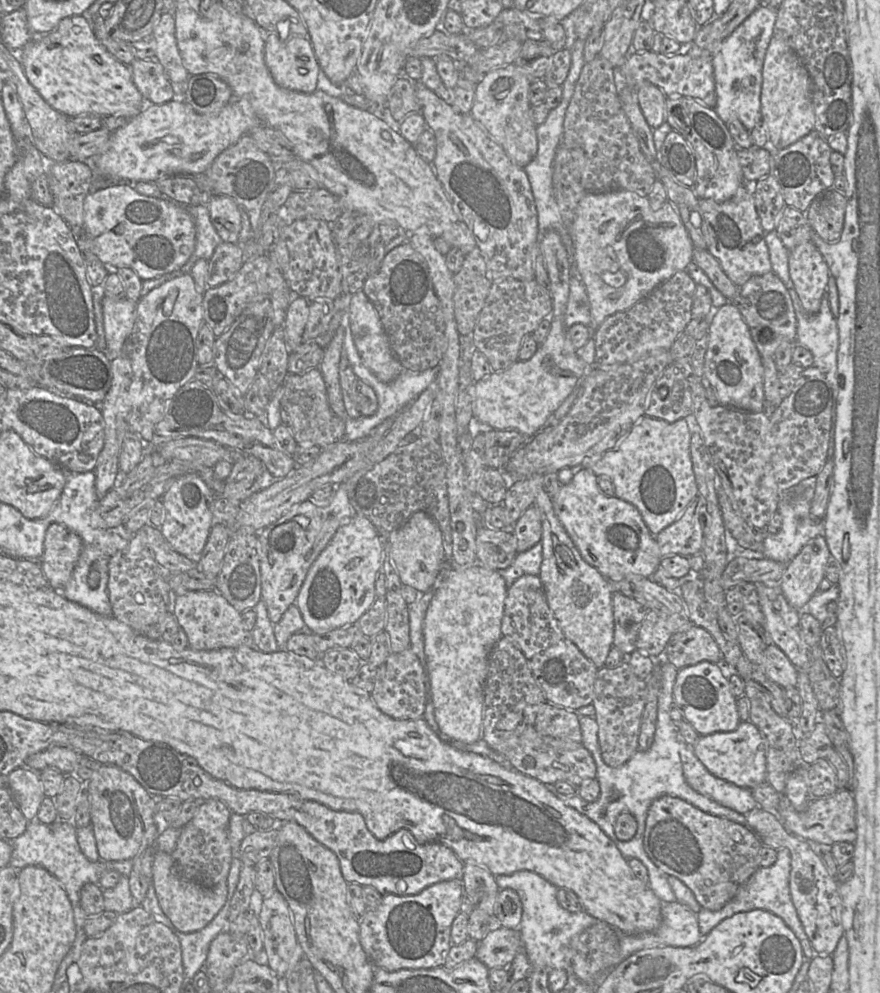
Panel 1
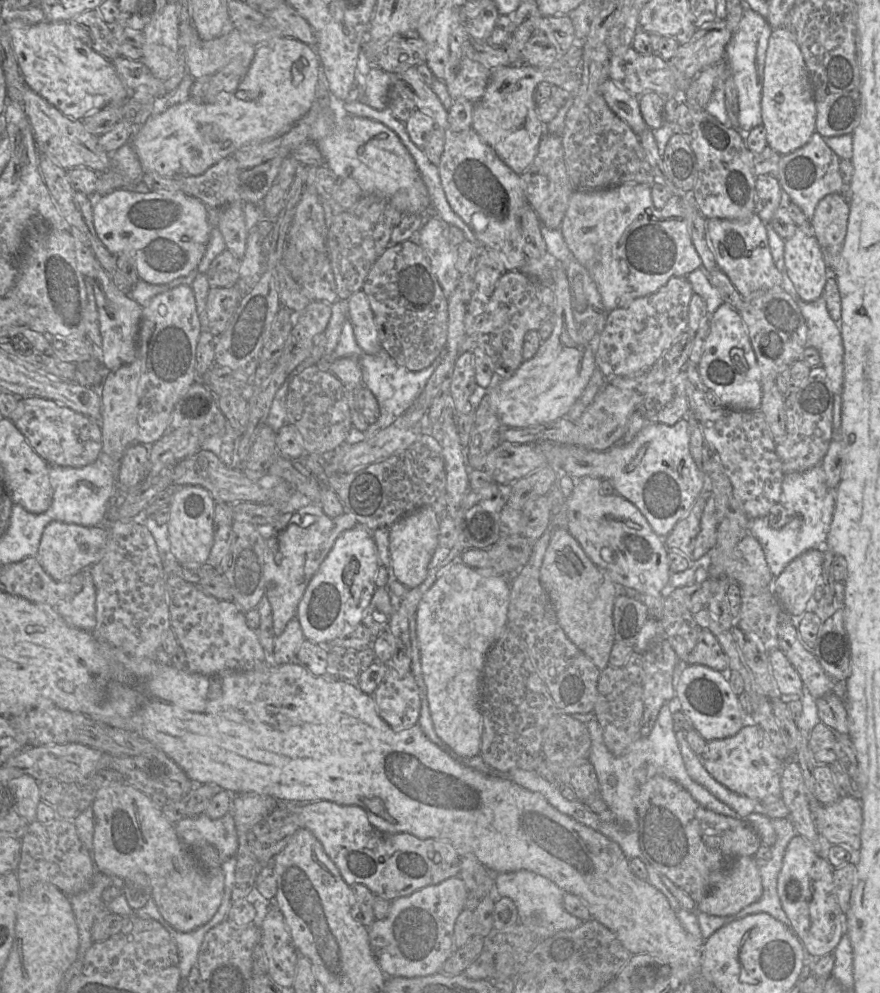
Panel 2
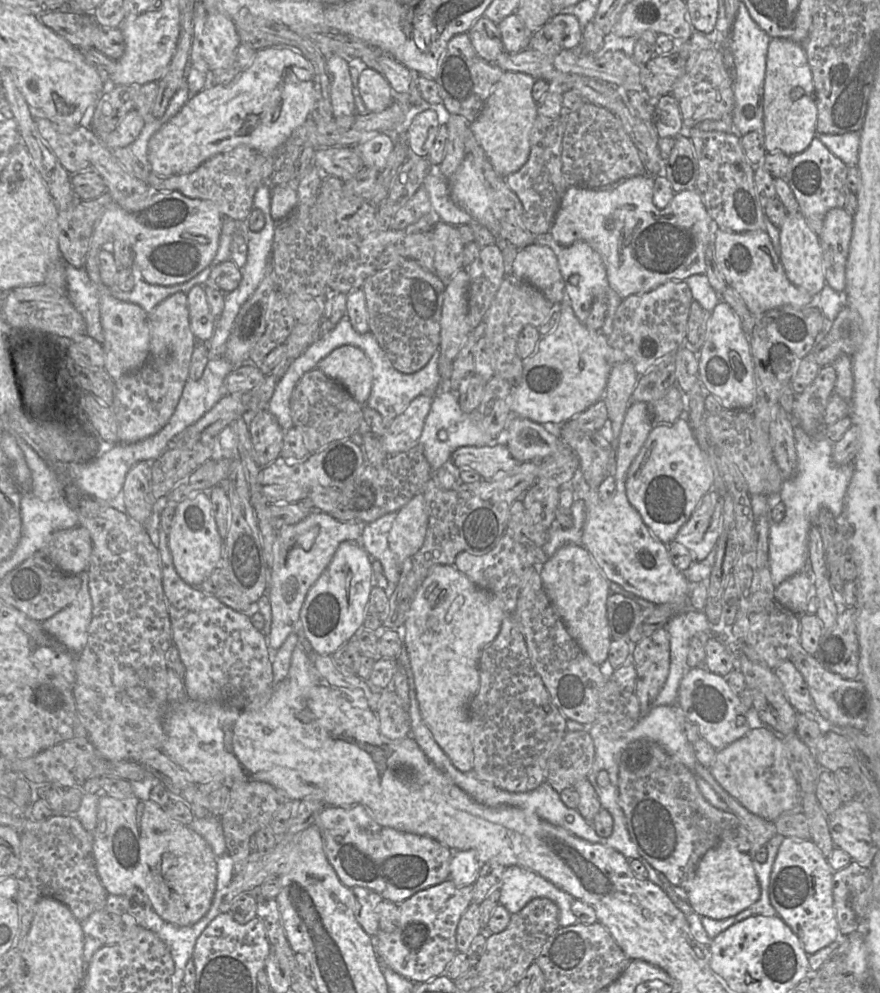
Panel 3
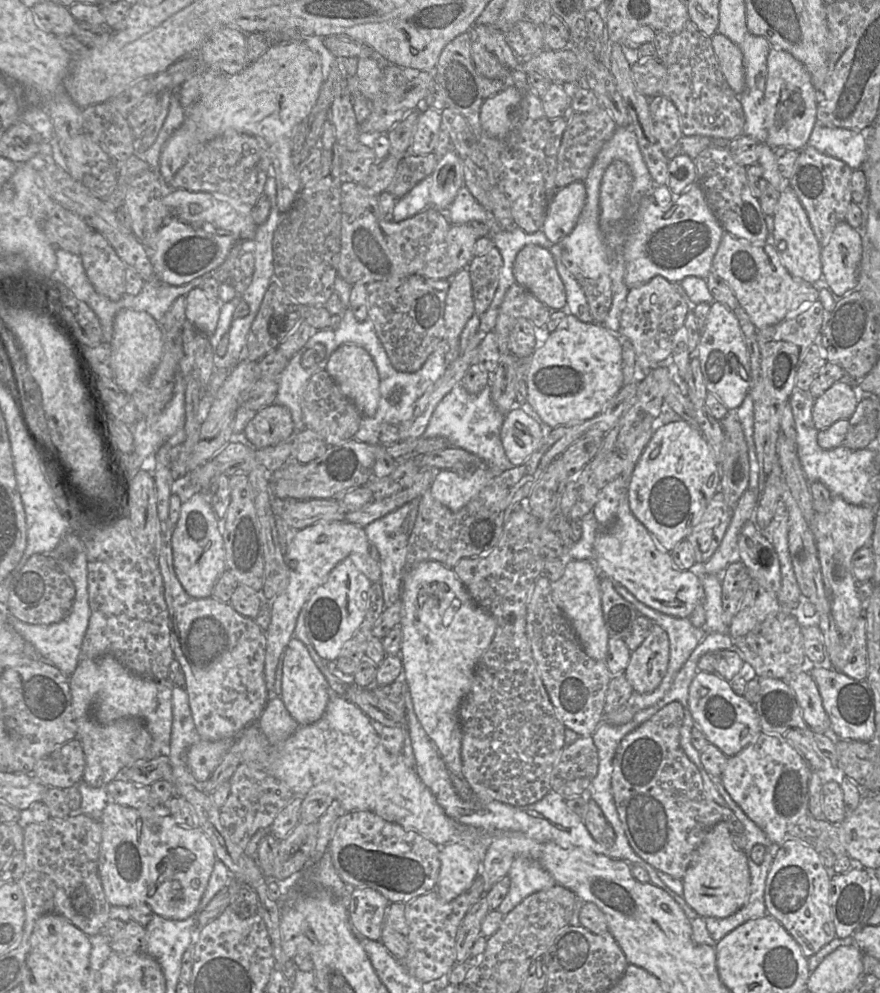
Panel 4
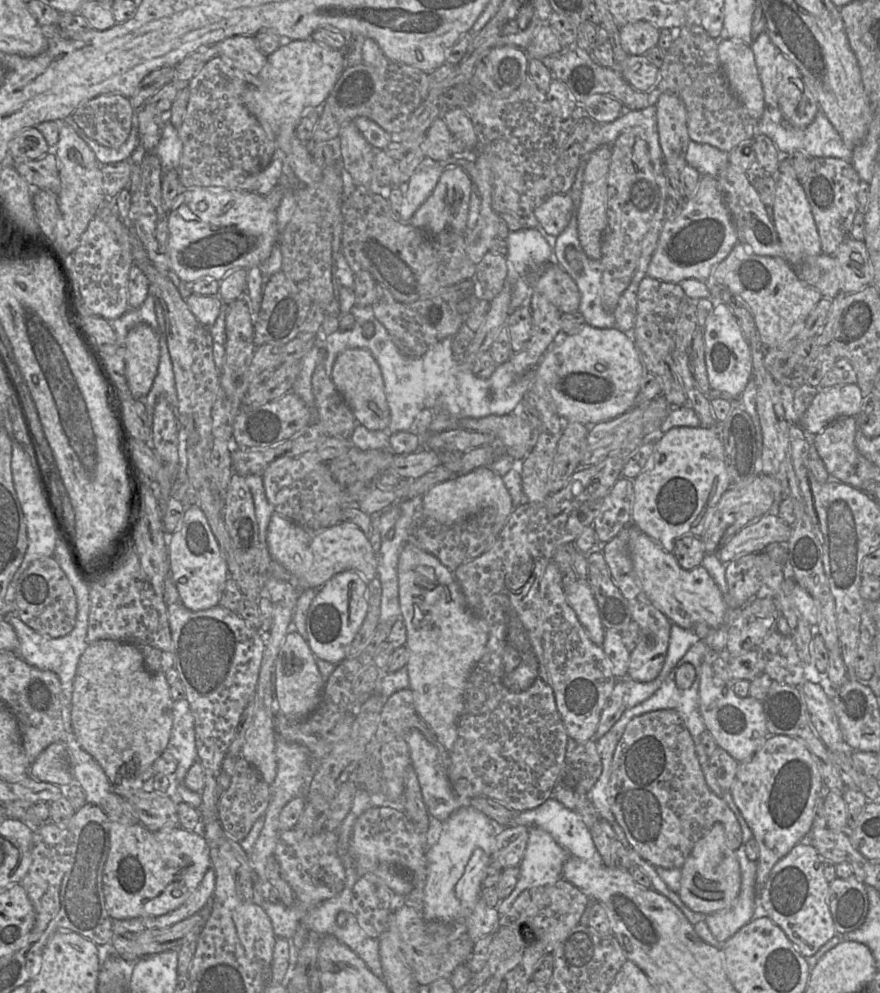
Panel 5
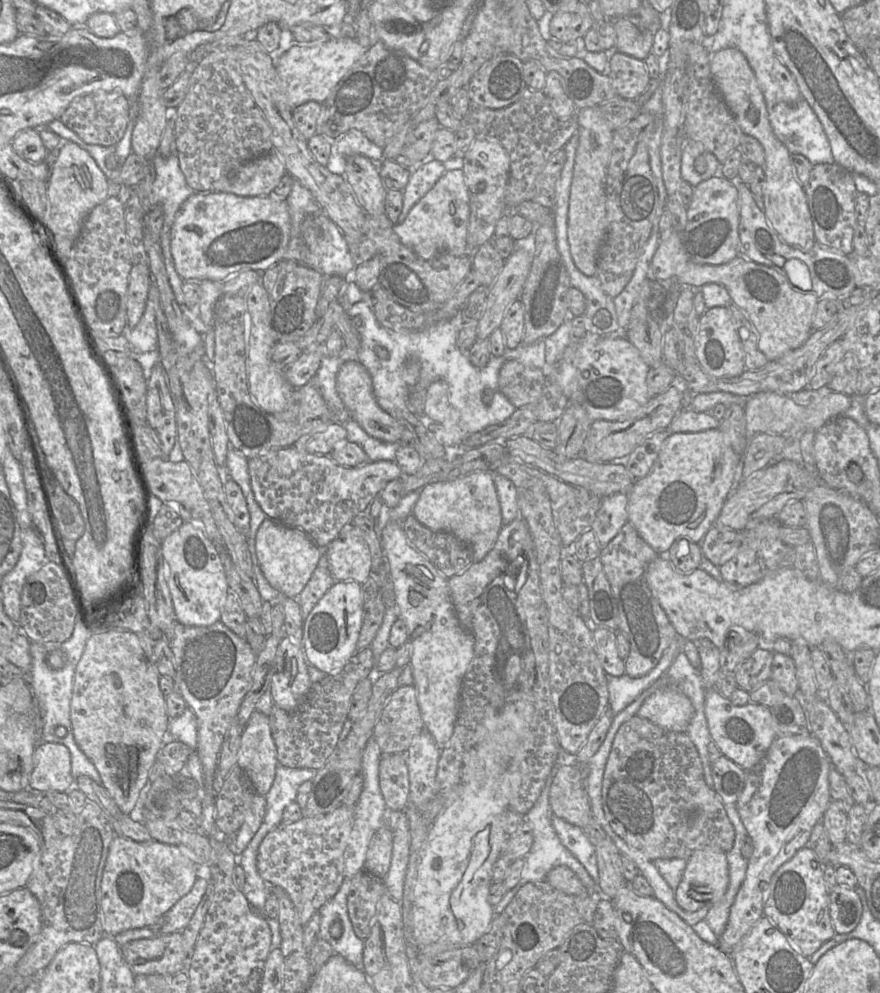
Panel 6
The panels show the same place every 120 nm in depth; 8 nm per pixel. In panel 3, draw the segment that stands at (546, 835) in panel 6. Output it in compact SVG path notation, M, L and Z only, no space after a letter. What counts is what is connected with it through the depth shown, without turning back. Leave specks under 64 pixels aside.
M521 866L506 867L499 882L499 887L499 903L510 914L519 912L532 899L548 898L559 909L560 927L578 923L578 918L571 910L574 898L531 870Z

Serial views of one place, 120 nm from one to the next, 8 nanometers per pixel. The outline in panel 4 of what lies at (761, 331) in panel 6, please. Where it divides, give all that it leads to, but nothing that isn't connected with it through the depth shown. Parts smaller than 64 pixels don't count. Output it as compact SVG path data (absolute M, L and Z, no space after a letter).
M725 232L713 259L713 270L724 279L734 291L740 306L749 315L755 327L765 329L776 325L809 304L819 300L819 289L802 279L794 278L782 264L772 238L764 245L755 245L746 239L740 239Z

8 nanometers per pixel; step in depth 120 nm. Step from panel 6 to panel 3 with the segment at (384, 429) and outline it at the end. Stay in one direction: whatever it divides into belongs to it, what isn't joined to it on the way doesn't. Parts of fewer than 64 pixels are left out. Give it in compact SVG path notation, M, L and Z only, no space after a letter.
M343 345L322 359L317 369L341 384L356 402L366 405L372 390L372 365L366 354L352 345Z

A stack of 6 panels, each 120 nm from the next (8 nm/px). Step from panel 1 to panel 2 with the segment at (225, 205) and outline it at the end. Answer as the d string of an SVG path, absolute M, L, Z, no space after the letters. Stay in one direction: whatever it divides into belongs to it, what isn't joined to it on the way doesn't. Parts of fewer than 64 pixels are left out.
M242 204L227 205L221 208L220 213L218 227L226 248L241 260L246 250L248 236L243 206Z

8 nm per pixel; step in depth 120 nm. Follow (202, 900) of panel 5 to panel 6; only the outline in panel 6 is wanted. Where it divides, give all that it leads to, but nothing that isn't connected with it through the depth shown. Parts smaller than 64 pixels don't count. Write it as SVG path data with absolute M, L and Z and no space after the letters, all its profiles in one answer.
M197 878L190 892L162 916L165 918L165 923L159 934L168 935L175 932L182 932L192 919L207 888L208 880L205 878Z

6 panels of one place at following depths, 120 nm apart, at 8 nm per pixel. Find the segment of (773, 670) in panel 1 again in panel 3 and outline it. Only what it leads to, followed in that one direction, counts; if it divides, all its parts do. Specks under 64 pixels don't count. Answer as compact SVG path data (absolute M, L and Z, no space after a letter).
M790 660L777 666L774 673L779 678L789 703L798 713L818 713L803 676Z

